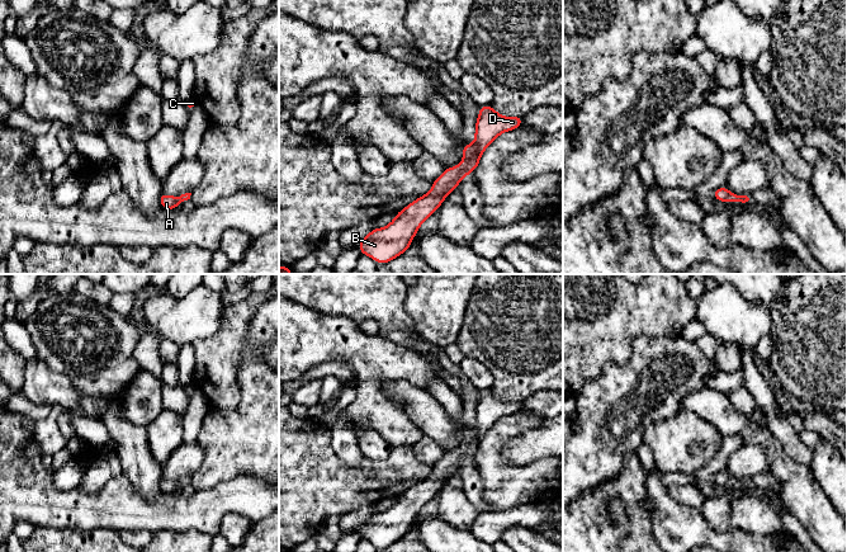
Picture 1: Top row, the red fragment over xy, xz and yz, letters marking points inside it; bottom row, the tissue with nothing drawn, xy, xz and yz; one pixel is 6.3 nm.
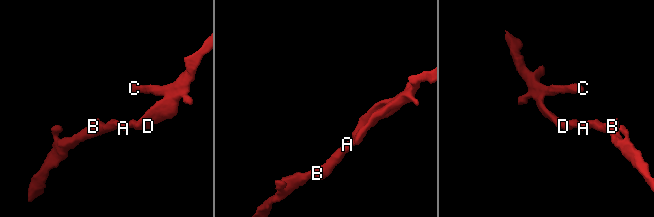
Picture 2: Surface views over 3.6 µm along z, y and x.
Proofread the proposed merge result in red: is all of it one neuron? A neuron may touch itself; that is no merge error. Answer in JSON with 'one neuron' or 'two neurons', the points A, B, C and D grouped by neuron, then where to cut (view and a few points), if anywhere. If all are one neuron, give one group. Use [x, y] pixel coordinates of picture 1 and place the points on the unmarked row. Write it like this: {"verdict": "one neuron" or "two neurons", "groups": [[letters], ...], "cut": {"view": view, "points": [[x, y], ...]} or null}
{"verdict": "one neuron", "groups": [["A", "B", "C", "D"]], "cut": null}

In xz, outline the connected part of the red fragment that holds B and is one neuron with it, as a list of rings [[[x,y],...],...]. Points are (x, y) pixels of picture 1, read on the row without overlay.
[[[489,388],[479,391],[474,428],[464,428],[463,447],[445,453],[434,464],[431,475],[398,496],[388,510],[369,516],[356,529],[363,539],[370,541],[379,548],[385,548],[403,538],[424,505],[440,492],[443,485],[456,473],[464,461],[477,453],[483,435],[492,425],[503,416],[519,412],[522,404],[524,401],[502,401]]]

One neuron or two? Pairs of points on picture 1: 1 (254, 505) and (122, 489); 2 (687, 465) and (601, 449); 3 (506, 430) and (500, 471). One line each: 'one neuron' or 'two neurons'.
1: one neuron
2: two neurons
3: one neuron

